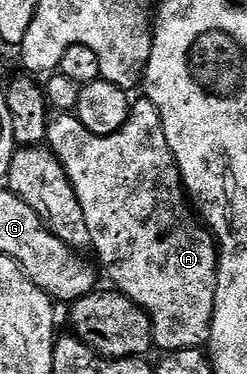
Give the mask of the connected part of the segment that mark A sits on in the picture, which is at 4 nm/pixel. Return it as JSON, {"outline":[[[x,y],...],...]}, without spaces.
{"outline":[[[136,99],[125,126],[108,136],[85,130],[74,114],[59,114],[47,125],[46,143],[61,162],[77,194],[77,202],[81,202],[81,210],[85,210],[91,248],[107,267],[115,283],[112,285],[151,315],[154,347],[163,348],[164,353],[203,348],[211,339],[219,250],[215,237],[204,227],[189,203],[177,158],[173,158],[173,150],[169,150],[169,142],[165,142],[157,106],[153,106],[149,99]]]}

